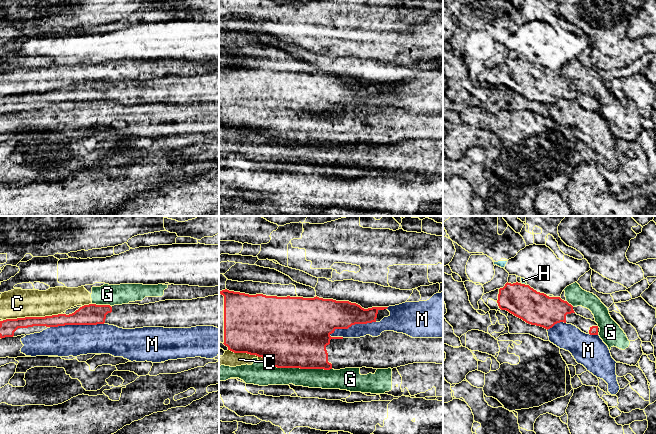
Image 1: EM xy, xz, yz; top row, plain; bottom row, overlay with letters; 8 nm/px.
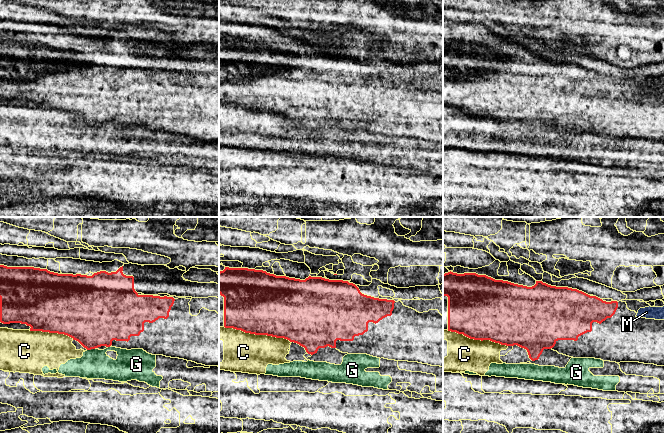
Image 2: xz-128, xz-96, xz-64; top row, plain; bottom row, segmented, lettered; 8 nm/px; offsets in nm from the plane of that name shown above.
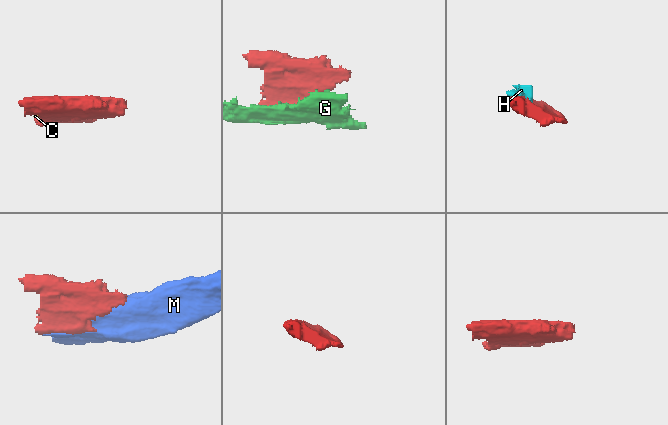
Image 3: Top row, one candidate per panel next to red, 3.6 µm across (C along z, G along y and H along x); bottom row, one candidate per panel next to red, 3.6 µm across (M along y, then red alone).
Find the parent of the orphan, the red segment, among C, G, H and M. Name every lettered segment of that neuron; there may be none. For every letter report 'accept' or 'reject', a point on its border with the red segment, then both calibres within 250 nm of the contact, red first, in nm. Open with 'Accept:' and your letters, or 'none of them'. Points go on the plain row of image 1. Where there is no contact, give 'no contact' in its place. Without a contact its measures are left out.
Accept: none of them
C: reject; meets red in xy at (31, 93); 130 nm thick on the red side, 240 nm on the other
G: reject; meets red in xz at (301, 144); 480 nm thick on the red side, 160 nm on the other
H: reject; meets red in yz at (524, 60); 260 nm thick on the red side, 40 nm on the other
M: reject; meets red in xz at (352, 100); 280 nm thick on the red side, 120 nm on the other

